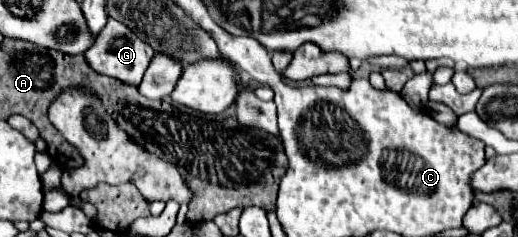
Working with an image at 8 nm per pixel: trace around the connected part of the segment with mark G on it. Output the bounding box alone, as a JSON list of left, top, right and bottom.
[84,19,154,85]

